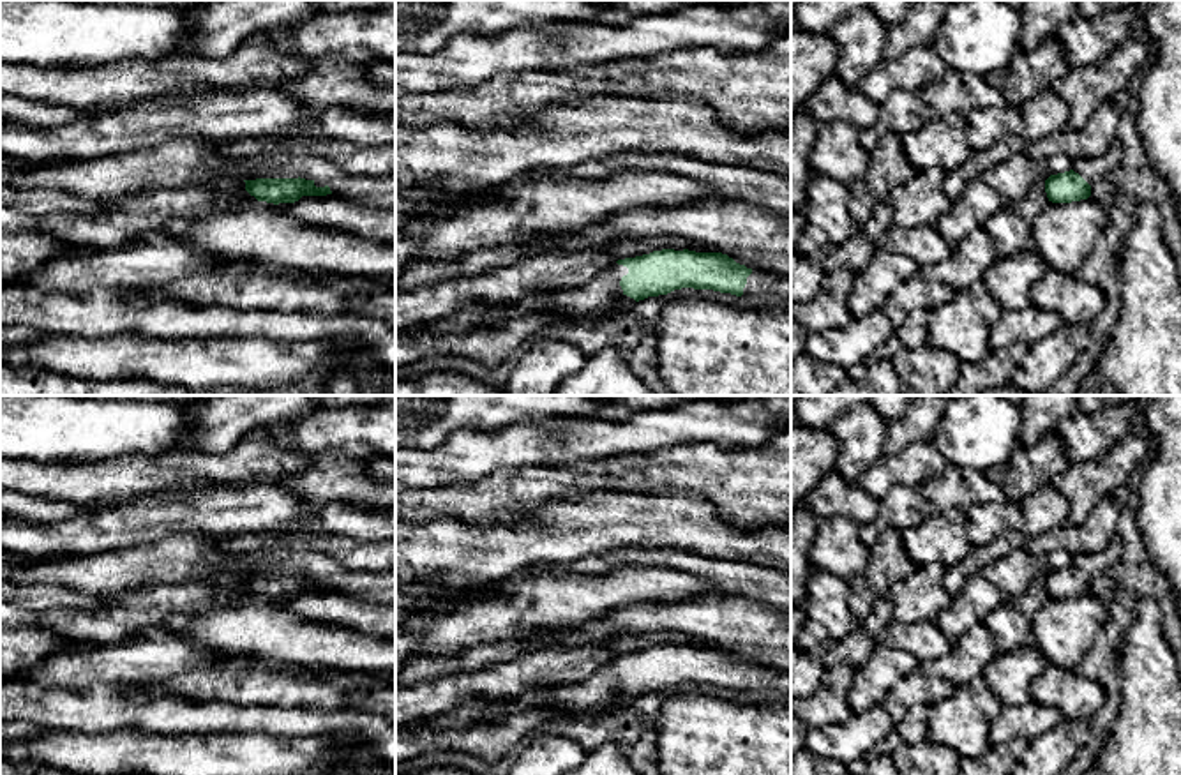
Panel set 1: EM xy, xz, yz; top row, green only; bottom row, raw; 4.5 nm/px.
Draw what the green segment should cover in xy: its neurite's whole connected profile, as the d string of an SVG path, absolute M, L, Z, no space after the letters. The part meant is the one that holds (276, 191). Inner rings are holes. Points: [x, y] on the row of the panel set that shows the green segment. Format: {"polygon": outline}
{"polygon": "M256 178L244 180L245 191L258 201L267 203L295 203L302 196L327 196L332 194L330 187L316 187L314 180L305 178Z"}

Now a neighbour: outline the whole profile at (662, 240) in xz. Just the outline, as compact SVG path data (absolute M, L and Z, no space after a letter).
M674 235L623 238L607 249L554 251L523 258L515 265L493 268L477 277L443 281L429 288L395 291L395 328L425 325L471 304L501 304L535 290L563 290L583 286L618 260L653 251L708 252L701 245Z

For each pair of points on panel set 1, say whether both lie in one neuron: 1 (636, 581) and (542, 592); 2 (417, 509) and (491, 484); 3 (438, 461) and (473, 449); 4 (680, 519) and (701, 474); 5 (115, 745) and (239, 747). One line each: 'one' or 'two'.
1: one
2: one
3: one
4: two
5: one

